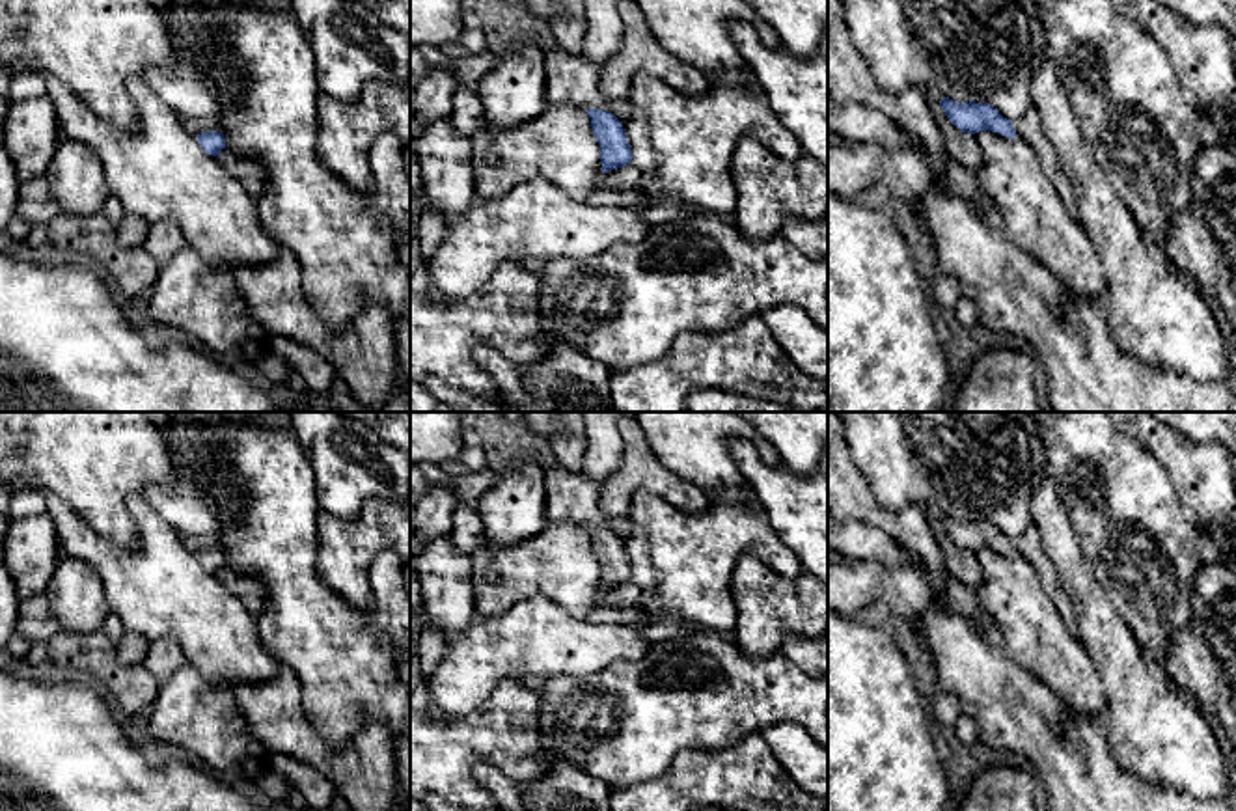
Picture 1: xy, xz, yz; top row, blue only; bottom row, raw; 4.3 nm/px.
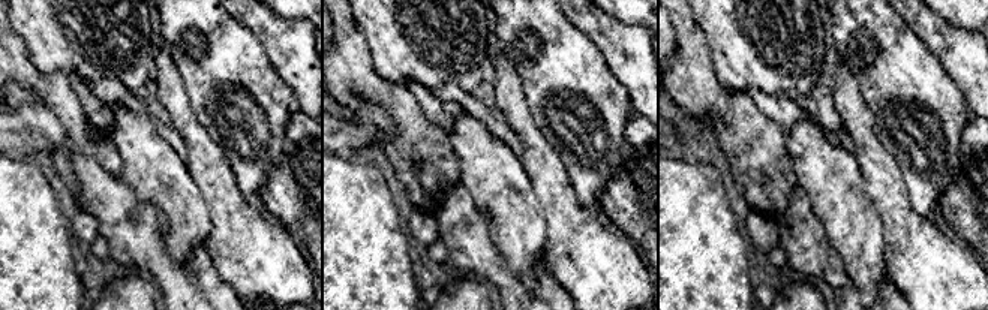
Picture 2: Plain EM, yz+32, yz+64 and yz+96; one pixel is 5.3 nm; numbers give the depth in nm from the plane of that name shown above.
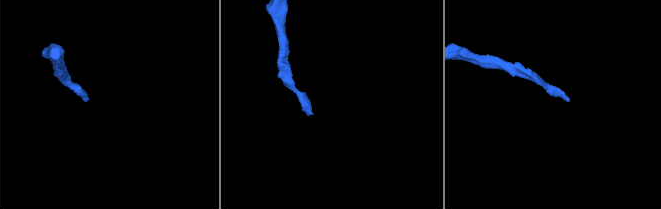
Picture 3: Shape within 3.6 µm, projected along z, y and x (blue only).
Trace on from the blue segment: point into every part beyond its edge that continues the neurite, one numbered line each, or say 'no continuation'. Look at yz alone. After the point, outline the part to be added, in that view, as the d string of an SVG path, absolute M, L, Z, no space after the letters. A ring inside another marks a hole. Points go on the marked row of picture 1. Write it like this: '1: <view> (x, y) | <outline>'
1: yz (1028, 127) | M1033 104L1022 117L1012 121L1012 129L1037 153L1040 168L1044 175L1048 177L1048 181L1057 190L1057 194L1061 196L1068 216L1079 222L1079 211L1078 211L1078 199L1076 199L1074 186L1064 175L1064 172L1061 170L1055 149L1051 147L1050 140L1046 138L1042 131L1040 114L1037 106Z

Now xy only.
1: xy (192, 125) | M181 117L181 125L192 136L198 136L209 131L222 132L220 125L211 119Z

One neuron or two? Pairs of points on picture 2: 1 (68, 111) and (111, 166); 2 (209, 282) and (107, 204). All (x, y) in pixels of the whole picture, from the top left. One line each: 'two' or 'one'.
1: one
2: one

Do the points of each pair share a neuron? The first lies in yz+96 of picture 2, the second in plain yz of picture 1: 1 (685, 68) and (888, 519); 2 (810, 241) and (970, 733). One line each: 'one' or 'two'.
1: one
2: two

